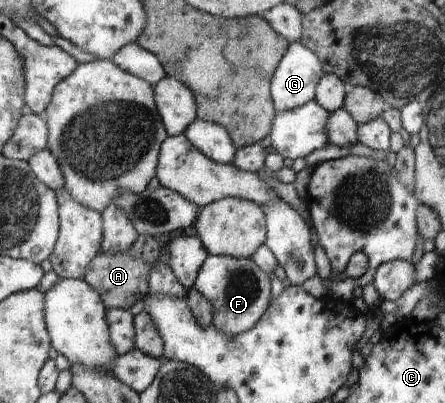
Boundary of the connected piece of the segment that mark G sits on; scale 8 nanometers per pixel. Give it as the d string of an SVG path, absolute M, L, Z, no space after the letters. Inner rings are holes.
M299 42L290 43L271 81L275 112L300 108L315 100L315 89L323 75L322 63L312 50Z

